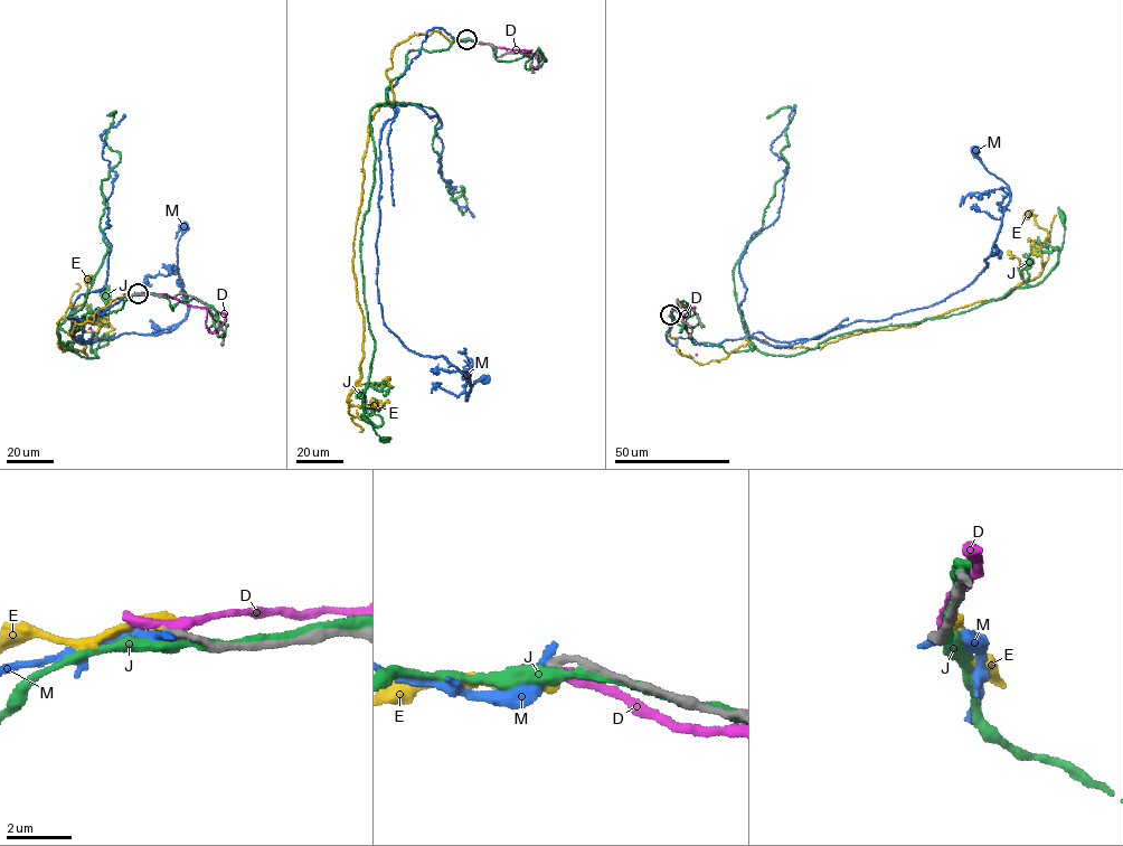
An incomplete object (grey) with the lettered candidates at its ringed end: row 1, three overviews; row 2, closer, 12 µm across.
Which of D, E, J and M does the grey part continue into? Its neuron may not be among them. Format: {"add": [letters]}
{"add": ["E"]}

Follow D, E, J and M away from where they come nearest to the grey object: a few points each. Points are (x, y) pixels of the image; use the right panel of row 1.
D: (670, 315), (675, 307), (686, 329), (683, 307), (695, 306)
E: (670, 315), (678, 351), (702, 364), (751, 337), (812, 348), (918, 325), (1039, 275), (1048, 233), (1024, 215)
J: (670, 315), (694, 344), (727, 353), (752, 342), (784, 356), (947, 317), (1043, 280), (1062, 247), (1060, 217)
M: (670, 316), (671, 345), (710, 346), (755, 332), (819, 338), (942, 302), (987, 266), (1010, 199), (974, 150)

